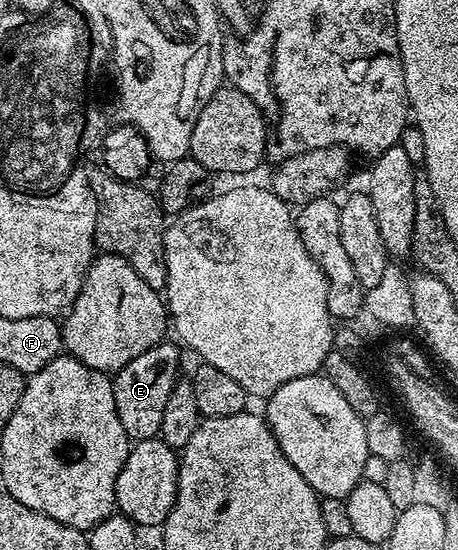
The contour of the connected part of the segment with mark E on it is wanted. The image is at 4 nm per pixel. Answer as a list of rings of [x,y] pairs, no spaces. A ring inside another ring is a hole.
[[[170,341],[153,345],[153,349],[145,349],[141,357],[133,357],[129,365],[114,372],[113,401],[117,417],[121,417],[121,429],[125,429],[127,438],[132,441],[154,439],[159,434],[161,413],[165,413],[165,401],[169,401],[169,393],[180,378],[180,348],[176,347]]]

